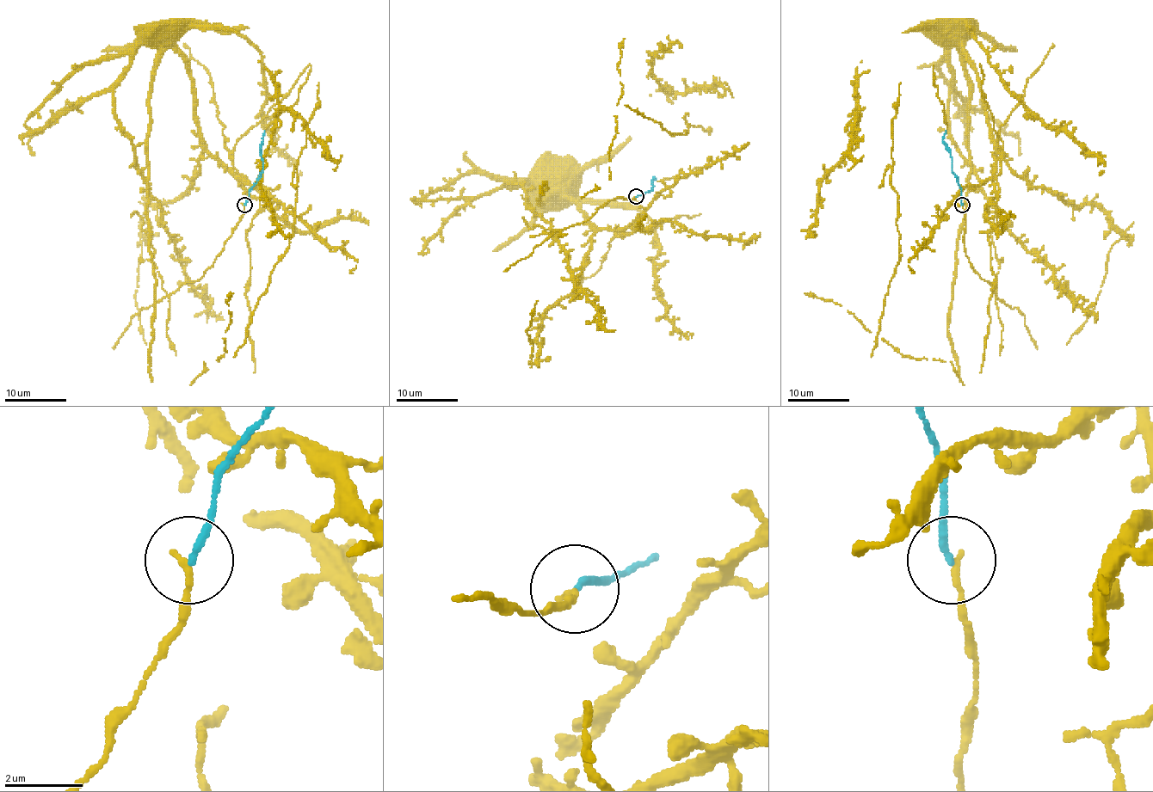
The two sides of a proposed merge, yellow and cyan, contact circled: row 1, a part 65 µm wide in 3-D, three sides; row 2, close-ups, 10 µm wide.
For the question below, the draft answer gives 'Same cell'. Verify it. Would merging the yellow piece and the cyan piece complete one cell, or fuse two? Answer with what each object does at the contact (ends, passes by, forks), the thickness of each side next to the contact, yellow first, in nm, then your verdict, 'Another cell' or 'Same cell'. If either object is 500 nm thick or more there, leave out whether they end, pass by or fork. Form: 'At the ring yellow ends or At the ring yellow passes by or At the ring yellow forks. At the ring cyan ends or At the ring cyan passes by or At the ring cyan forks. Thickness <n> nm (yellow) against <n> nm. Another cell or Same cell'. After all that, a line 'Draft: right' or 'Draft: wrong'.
At the ring yellow ends. At the ring cyan ends. Thickness 160 nm (yellow) against 170 nm. Same cell
Draft: right

